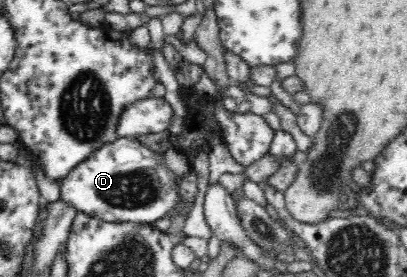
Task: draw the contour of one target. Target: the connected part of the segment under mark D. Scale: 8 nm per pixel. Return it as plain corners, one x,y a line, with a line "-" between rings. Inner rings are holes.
121,138
108,142
95,150
85,161
75,166
60,183
60,199
73,206
79,213
108,222
139,222
152,224
167,216
167,211
179,201
179,186
175,173
167,168
163,155
141,145
134,138

